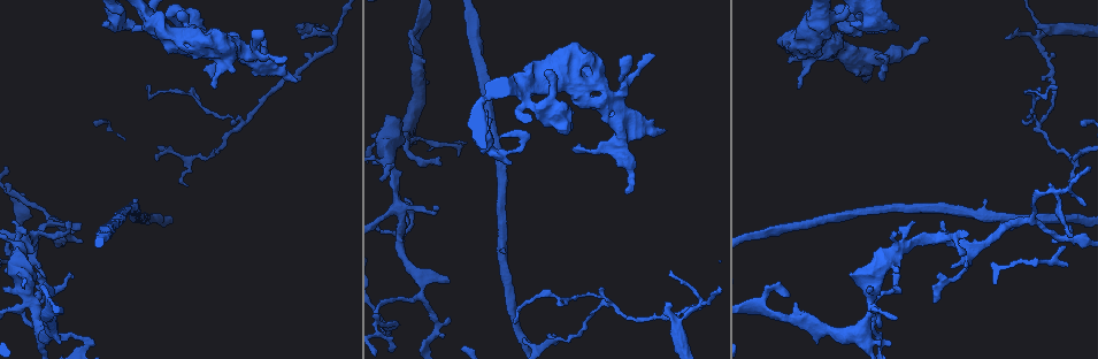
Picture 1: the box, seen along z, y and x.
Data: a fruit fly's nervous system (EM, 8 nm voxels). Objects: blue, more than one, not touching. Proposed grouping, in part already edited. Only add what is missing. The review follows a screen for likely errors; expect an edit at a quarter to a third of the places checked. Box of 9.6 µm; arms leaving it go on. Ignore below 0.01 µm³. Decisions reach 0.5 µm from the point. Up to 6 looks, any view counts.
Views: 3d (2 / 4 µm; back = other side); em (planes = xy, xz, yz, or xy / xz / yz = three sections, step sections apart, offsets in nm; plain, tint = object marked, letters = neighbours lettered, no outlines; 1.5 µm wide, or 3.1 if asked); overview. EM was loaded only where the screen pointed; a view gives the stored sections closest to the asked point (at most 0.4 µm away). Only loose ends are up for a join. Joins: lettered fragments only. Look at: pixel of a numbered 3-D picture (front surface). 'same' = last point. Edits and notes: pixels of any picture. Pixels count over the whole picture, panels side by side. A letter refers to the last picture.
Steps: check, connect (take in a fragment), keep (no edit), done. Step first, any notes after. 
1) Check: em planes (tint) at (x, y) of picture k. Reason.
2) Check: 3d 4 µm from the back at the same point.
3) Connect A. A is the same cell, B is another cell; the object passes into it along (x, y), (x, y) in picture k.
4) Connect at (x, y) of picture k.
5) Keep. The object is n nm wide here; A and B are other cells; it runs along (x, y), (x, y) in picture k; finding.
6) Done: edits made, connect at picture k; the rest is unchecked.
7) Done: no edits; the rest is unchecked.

Check: 3d 4 µm at (449, 276) of picture 1.

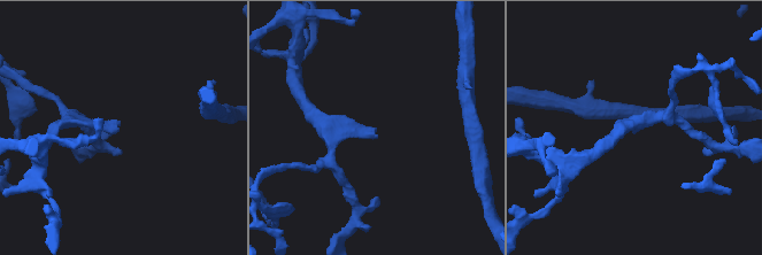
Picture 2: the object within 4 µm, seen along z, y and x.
Check: em xz step 4 (tint) at (116, 132) of picture 2. Now the EM.

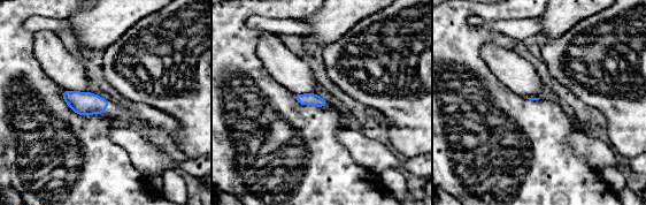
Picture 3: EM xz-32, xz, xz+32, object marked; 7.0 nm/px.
Check: em xz step 4 (letters) at the same point.

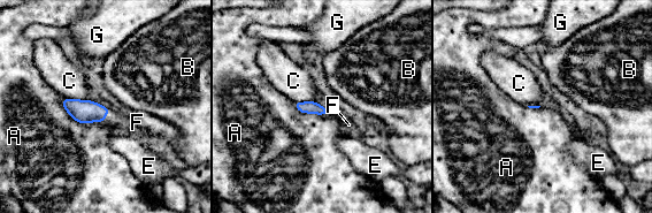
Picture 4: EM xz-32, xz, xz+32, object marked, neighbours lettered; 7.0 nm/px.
Connect F. The longest contact is with A, 360 nm; F is the same cell, A, B, C, E and G are other cells; the cell continues.

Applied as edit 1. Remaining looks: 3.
Check: overview.

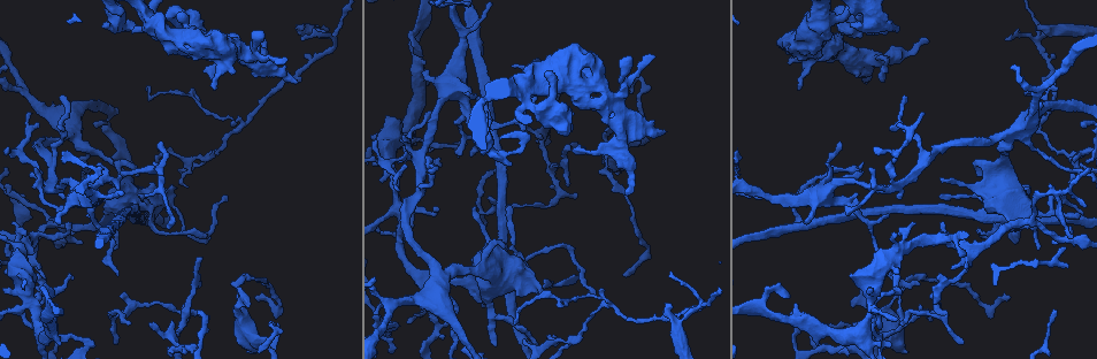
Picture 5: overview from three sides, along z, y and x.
Check: em planes (tint) at (649, 54) of picture 5. Free end.

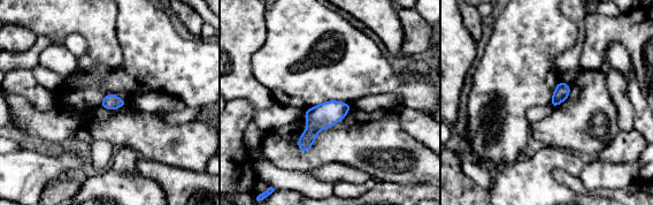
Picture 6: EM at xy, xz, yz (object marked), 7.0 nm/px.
Check: em planes (letters) at the same point.

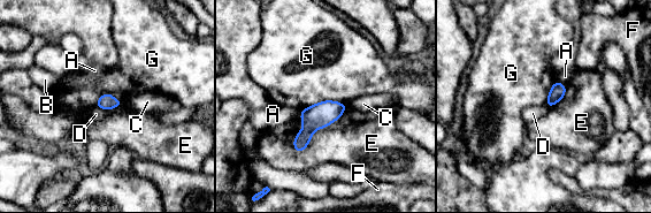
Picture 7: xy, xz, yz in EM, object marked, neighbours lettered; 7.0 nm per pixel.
Keep. The object is 110 nm wide here; A, B, C, D, E, F and G are other cells; a border runs along (346, 105), (322, 100), (301, 111) in picture 7; none of them fits.

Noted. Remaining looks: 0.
Done: edits made, connect at picture 4; the rest is unchecked.

